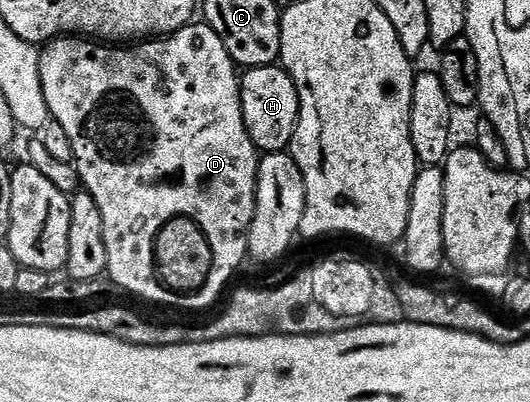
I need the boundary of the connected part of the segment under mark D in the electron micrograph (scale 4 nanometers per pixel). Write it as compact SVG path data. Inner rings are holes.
M190 22L190 23L188 23L188 24L186 24L186 25L185 25L185 27L183 27L183 28L181 28L181 29L179 29L179 30L178 30L178 32L172 32L172 33L171 33L171 35L169 35L169 36L163 36L163 37L160 37L160 38L150 38L150 39L148 39L148 40L146 40L146 41L144 41L144 42L137 42L137 43L134 43L134 44L133 44L133 45L132 45L132 46L102 46L102 45L101 45L101 44L100 44L100 43L97 43L97 42L94 42L94 41L93 41L93 40L92 40L92 39L89 39L89 38L58 38L58 39L56 39L56 40L50 40L50 41L49 41L49 43L48 43L48 44L46 44L46 45L44 45L44 47L42 47L42 48L41 48L41 49L40 49L40 54L41 54L41 61L40 61L40 62L39 62L39 74L40 74L40 75L41 75L41 81L42 81L42 82L43 82L43 98L47 98L47 106L48 106L48 107L49 107L49 115L50 115L50 117L52 117L52 119L54 119L54 120L57 120L57 121L58 121L58 122L59 122L59 126L63 126L63 131L64 131L64 132L66 132L66 134L67 134L67 138L71 138L71 150L72 150L72 151L73 151L73 163L74 163L74 164L76 164L76 165L77 165L77 172L78 172L78 174L79 174L79 175L80 175L80 176L81 176L81 182L82 182L82 185L83 185L83 188L84 188L84 191L86 191L86 192L89 192L89 193L90 193L90 194L91 194L91 198L95 198L95 206L99 206L99 215L101 215L101 217L103 217L103 243L105 243L105 245L106 245L106 246L107 246L107 276L108 276L108 279L110 279L110 278L111 278L111 279L113 279L113 280L114 280L114 282L115 282L115 283L117 283L117 284L118 284L118 286L119 286L119 287L121 287L121 288L122 288L122 290L123 290L123 291L125 291L125 292L130 292L130 294L131 294L131 295L133 295L133 296L142 296L142 298L143 298L143 299L145 299L145 300L150 300L150 302L151 302L151 303L153 303L153 304L166 304L166 306L167 306L167 307L169 307L169 308L209 308L209 307L211 307L211 306L212 306L212 304L213 304L213 303L215 303L215 302L216 302L216 300L217 300L217 299L219 299L219 298L220 298L220 296L221 296L221 291L223 291L223 290L224 290L224 288L225 288L225 287L227 287L227 286L228 286L228 284L229 284L229 279L231 279L231 278L232 278L232 276L233 276L233 271L235 271L235 270L236 270L236 268L237 268L237 267L239 267L239 266L240 266L240 264L241 264L241 263L243 263L243 262L244 262L244 263L246 263L246 260L247 260L247 249L248 249L248 246L249 246L249 231L250 231L250 230L251 230L251 222L252 222L252 221L253 221L253 215L254 215L254 214L255 214L255 202L256 202L256 201L257 201L257 165L258 165L258 163L259 163L259 153L258 153L258 151L257 151L257 148L256 148L256 147L255 147L255 146L254 146L254 145L253 145L253 143L252 143L252 142L251 142L251 138L250 138L250 137L249 137L249 135L248 135L248 134L247 134L247 126L246 126L246 125L245 125L245 123L244 123L244 122L243 122L243 110L242 110L242 109L241 109L241 82L240 82L240 79L239 79L239 68L238 68L238 65L236 65L236 64L234 64L234 63L233 63L233 59L232 59L232 58L231 58L231 54L227 54L227 46L223 46L223 38L219 38L219 34L215 34L215 30L211 30L211 26L210 26L210 25L209 25L209 24L206 24L206 23L204 23L204 22Z

